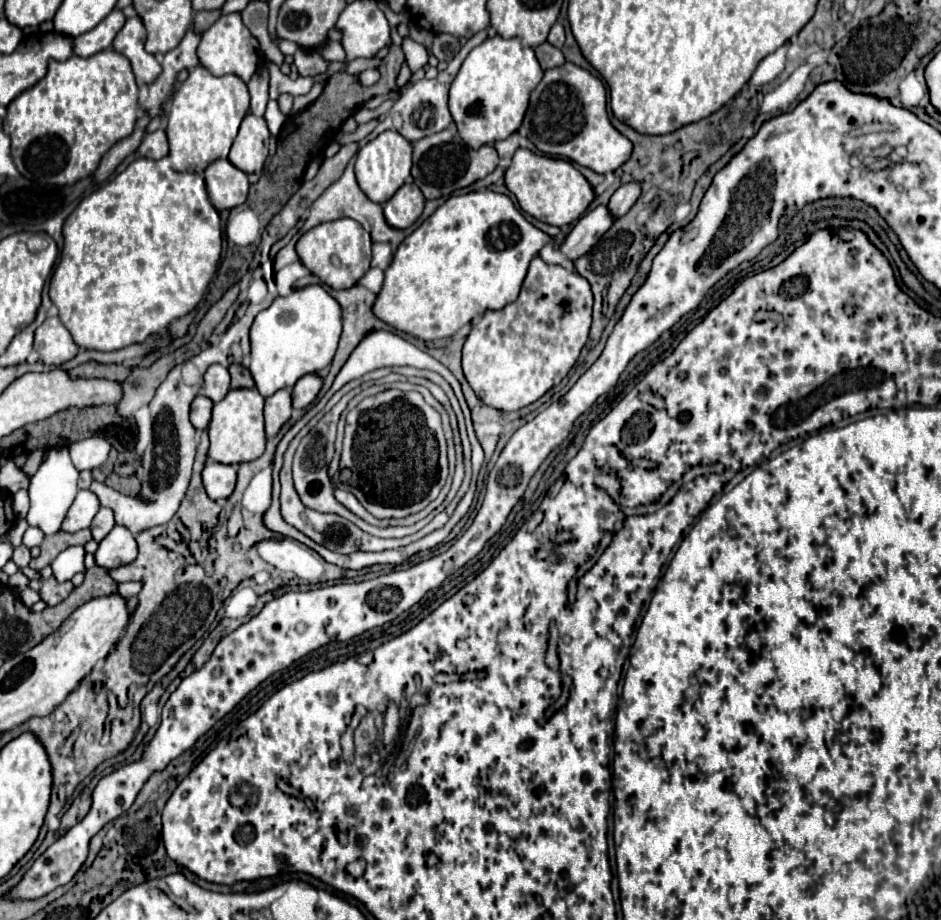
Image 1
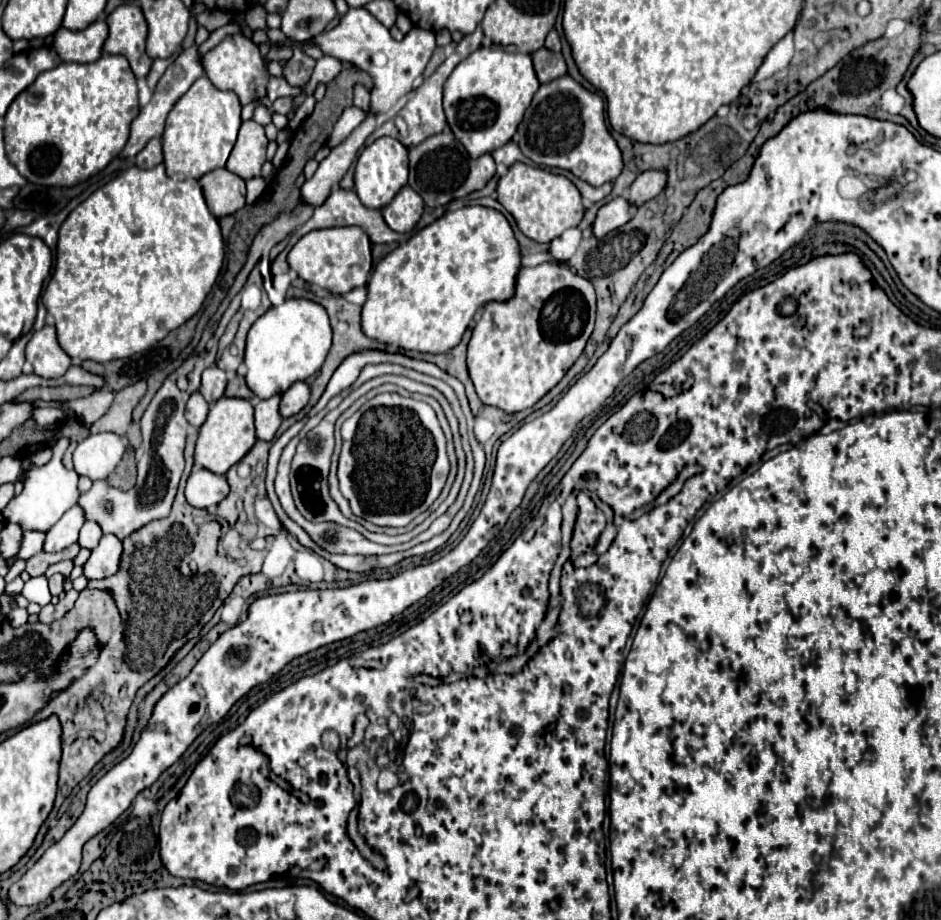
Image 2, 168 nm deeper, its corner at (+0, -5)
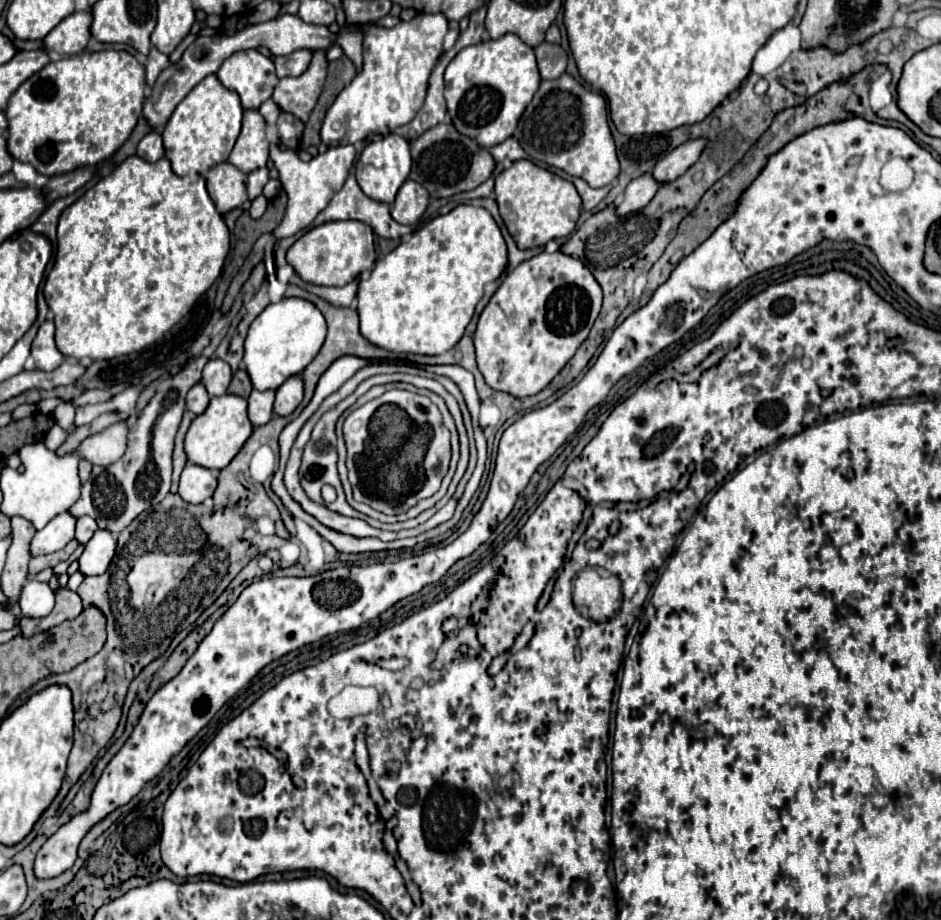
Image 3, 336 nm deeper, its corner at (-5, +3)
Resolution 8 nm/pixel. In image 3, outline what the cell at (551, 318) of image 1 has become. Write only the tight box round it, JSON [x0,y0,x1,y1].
[473,251,601,399]

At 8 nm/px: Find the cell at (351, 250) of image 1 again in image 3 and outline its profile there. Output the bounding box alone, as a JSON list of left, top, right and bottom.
[287,221,375,287]

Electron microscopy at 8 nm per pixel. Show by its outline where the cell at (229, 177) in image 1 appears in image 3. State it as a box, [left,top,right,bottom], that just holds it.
[205,163,247,215]

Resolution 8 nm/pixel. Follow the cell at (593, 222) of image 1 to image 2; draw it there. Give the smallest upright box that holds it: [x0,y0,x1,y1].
[592,197,632,237]

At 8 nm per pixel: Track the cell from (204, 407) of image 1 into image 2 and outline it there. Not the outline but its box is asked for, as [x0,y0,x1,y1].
[186,393,210,427]

